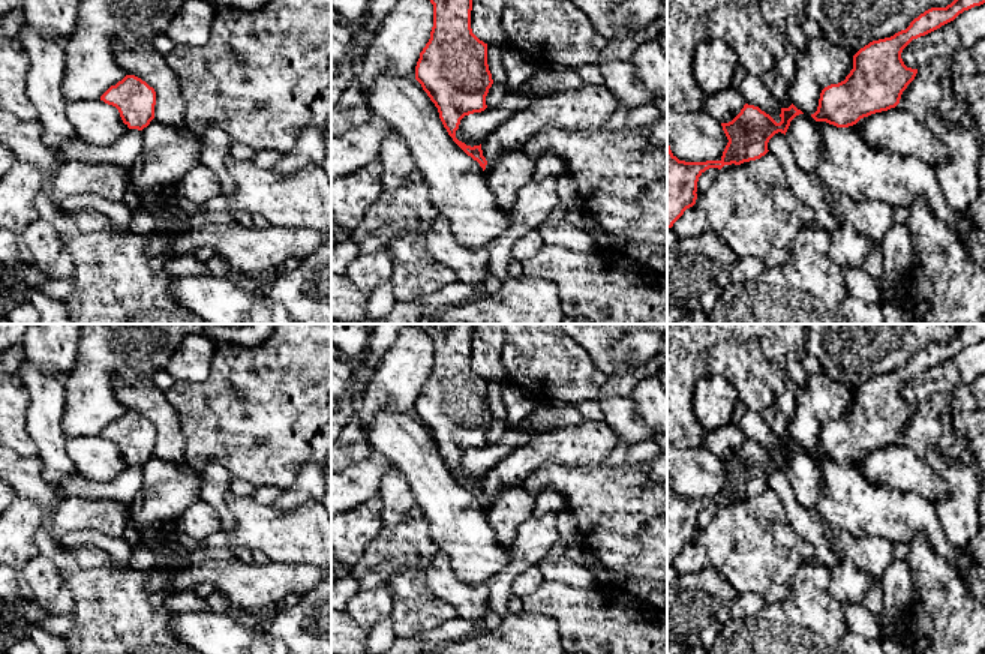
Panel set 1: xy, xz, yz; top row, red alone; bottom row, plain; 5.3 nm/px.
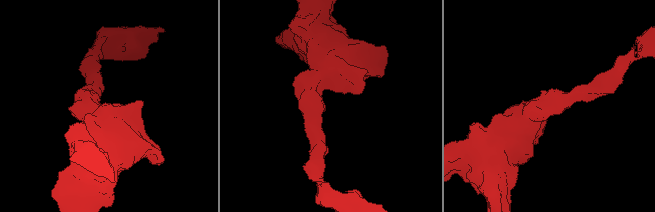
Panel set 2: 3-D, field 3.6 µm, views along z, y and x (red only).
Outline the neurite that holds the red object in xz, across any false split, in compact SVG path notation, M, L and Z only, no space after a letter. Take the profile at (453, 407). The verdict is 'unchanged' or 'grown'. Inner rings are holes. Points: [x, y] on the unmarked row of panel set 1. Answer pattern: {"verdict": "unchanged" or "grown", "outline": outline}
{"verdict": "unchanged", "outline": "M433 324L420 326L433 340L433 363L420 388L415 416L438 444L453 477L484 507L487 496L481 480L471 483L456 474L465 452L487 444L486 432L493 420L487 380L471 364L472 324L453 324L447 330L438 330Z"}

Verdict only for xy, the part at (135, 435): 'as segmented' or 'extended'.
as segmented

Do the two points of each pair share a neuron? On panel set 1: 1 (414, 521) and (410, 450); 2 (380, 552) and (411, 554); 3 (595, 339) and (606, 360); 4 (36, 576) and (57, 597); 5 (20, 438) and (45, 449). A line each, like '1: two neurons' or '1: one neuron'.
1: two neurons
2: one neuron
3: one neuron
4: one neuron
5: two neurons

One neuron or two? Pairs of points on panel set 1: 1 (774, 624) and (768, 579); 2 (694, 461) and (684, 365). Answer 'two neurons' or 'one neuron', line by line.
1: two neurons
2: two neurons

